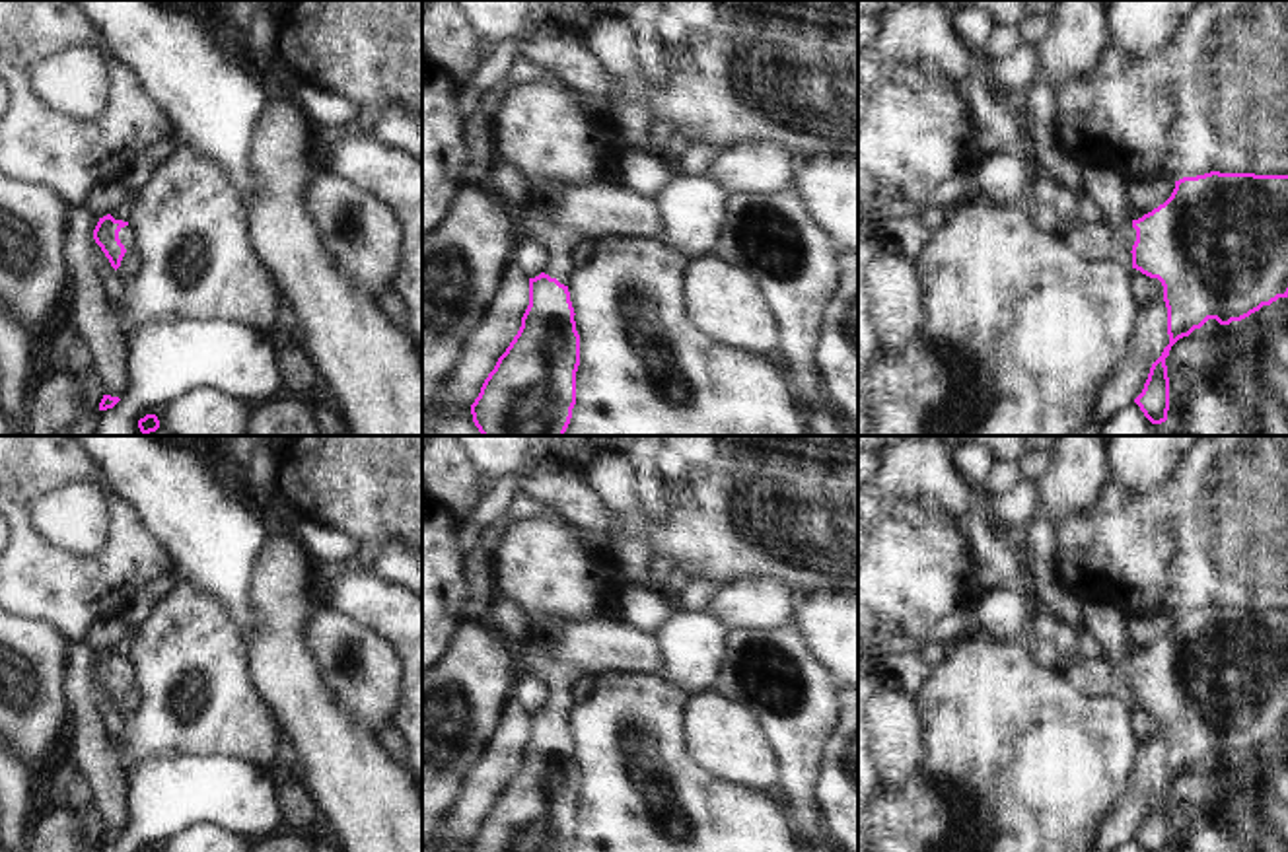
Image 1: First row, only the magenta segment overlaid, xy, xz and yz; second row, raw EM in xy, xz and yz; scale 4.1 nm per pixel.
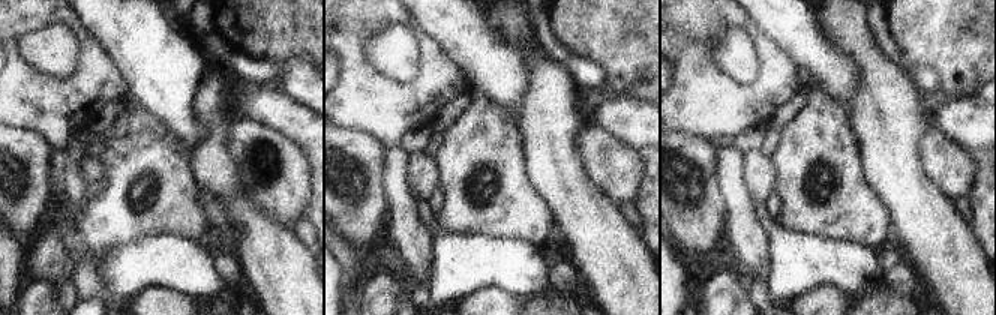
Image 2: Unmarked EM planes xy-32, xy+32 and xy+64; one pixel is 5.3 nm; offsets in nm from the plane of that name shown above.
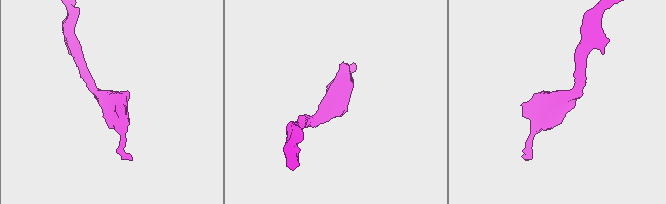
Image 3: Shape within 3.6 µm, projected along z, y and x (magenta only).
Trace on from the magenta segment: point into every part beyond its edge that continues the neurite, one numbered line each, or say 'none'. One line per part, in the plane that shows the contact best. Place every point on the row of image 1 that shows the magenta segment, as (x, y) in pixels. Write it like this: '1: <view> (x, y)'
1: yz (1094, 242)

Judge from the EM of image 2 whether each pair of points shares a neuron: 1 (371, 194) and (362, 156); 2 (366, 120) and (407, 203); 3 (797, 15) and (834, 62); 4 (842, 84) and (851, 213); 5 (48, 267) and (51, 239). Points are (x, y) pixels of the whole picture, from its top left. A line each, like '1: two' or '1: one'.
1: one
2: two
3: one
4: two
5: one

